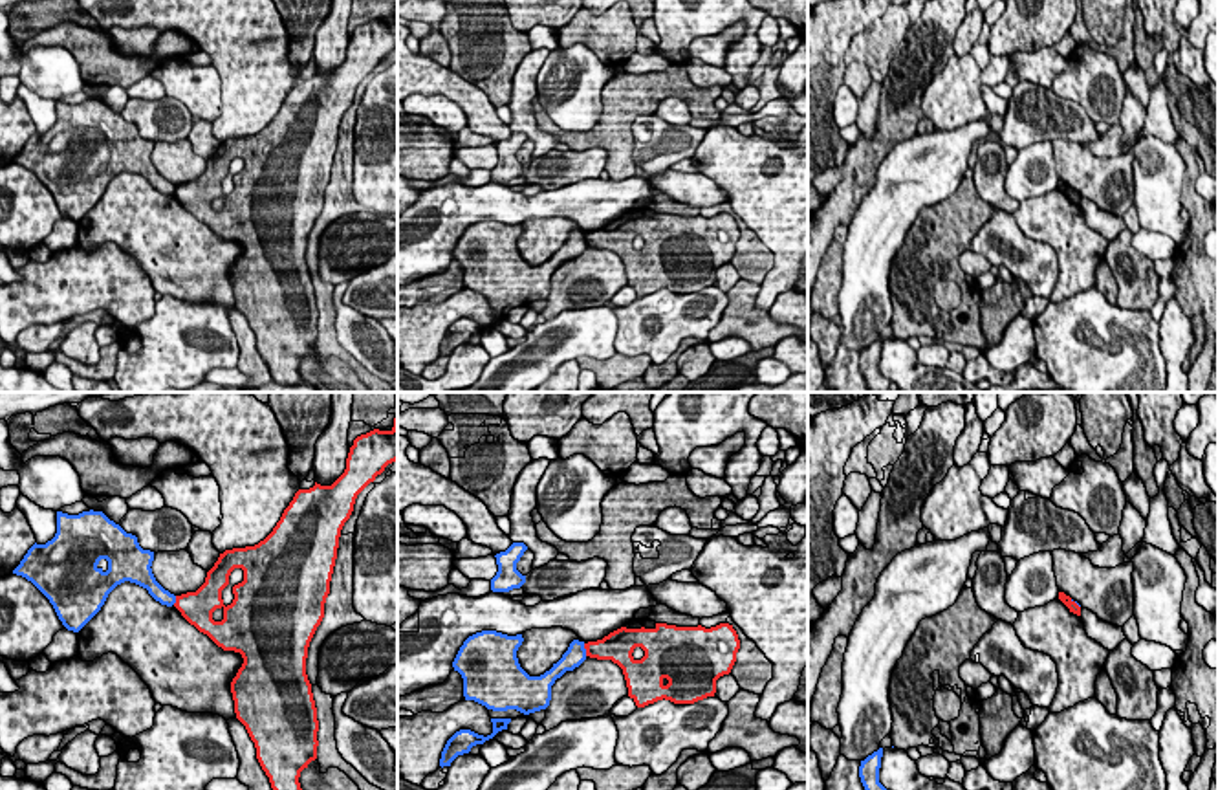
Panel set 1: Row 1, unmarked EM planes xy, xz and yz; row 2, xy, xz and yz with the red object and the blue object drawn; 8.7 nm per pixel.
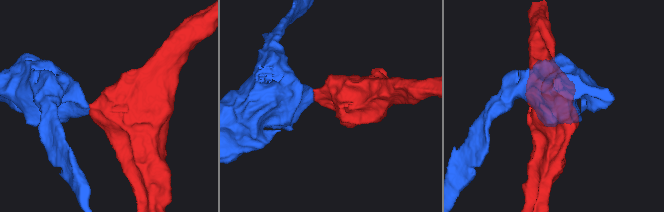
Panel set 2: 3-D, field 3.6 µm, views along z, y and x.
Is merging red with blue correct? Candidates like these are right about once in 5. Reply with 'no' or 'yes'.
no

